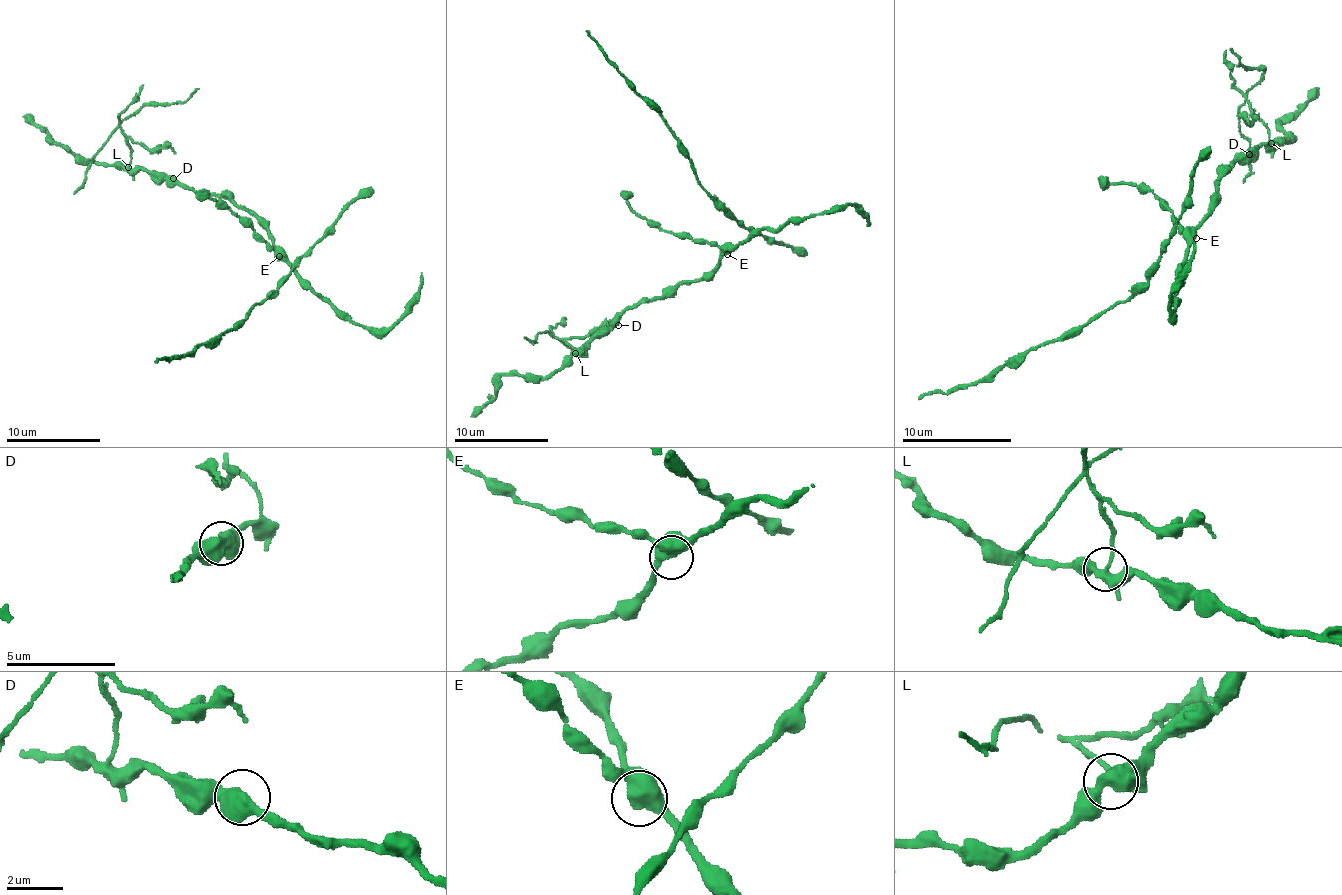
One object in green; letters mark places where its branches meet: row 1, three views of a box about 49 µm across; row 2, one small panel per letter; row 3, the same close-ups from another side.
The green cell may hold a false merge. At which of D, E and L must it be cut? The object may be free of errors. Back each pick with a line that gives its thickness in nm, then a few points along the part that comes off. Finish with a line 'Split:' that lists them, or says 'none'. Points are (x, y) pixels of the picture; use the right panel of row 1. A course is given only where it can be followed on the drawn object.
L: 400 nm | (1272, 142), (1267, 125), (1257, 118), (1248, 94), (1264, 72), (1240, 66), (1230, 47)
Split: L

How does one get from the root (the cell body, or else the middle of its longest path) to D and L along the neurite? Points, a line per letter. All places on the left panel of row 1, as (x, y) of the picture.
D: (273, 245), (267, 227), (244, 209), (225, 198), (188, 189), (173, 178)
L: (273, 245), (267, 227), (225, 198), (172, 185), (145, 170), (128, 166)

